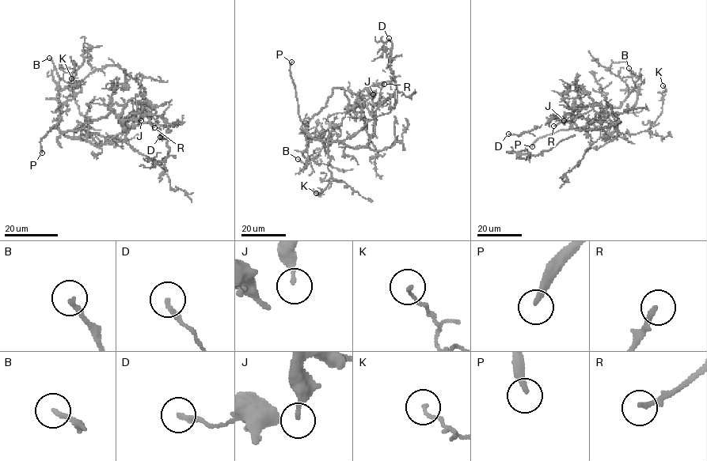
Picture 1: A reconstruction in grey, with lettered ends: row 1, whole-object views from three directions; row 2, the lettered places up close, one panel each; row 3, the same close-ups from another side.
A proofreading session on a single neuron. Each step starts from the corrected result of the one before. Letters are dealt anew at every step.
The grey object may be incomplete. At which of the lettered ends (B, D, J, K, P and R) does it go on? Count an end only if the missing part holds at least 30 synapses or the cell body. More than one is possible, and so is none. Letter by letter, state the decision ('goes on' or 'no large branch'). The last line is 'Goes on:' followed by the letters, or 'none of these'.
B: no large branch
D: no large branch
J: no large branch
K: no large branch
P: goes on
R: no large branch
Goes on: P

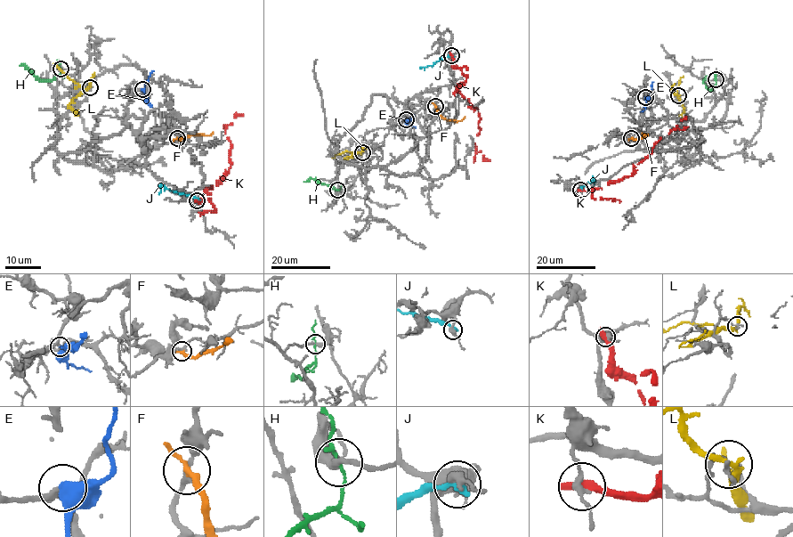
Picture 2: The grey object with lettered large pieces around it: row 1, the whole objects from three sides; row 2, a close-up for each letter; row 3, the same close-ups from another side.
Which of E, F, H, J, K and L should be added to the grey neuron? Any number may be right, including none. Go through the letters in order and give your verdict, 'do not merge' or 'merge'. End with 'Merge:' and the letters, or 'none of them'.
E: merge
F: do not merge
H: do not merge
J: do not merge
K: do not merge
L: do not merge
Merge: E

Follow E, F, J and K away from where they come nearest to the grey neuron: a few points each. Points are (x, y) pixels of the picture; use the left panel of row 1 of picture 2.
E: (142, 89), (154, 70)
F: (177, 138), (206, 135), (213, 132)
J: (198, 199), (161, 184), (159, 195)
K: (197, 200), (211, 198), (206, 190), (221, 183), (229, 169), (230, 146), (225, 126), (242, 114)

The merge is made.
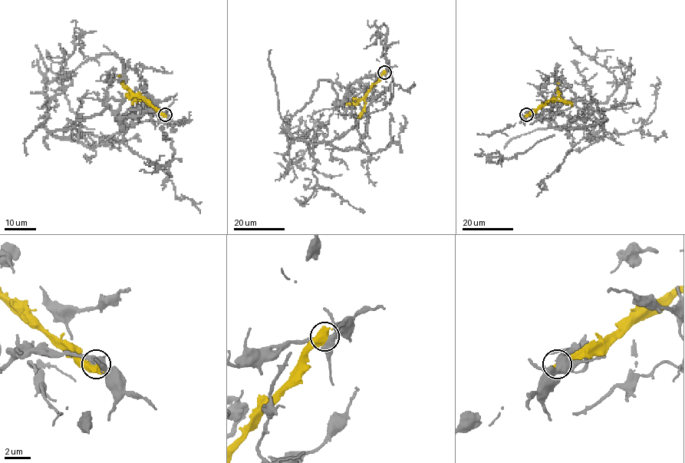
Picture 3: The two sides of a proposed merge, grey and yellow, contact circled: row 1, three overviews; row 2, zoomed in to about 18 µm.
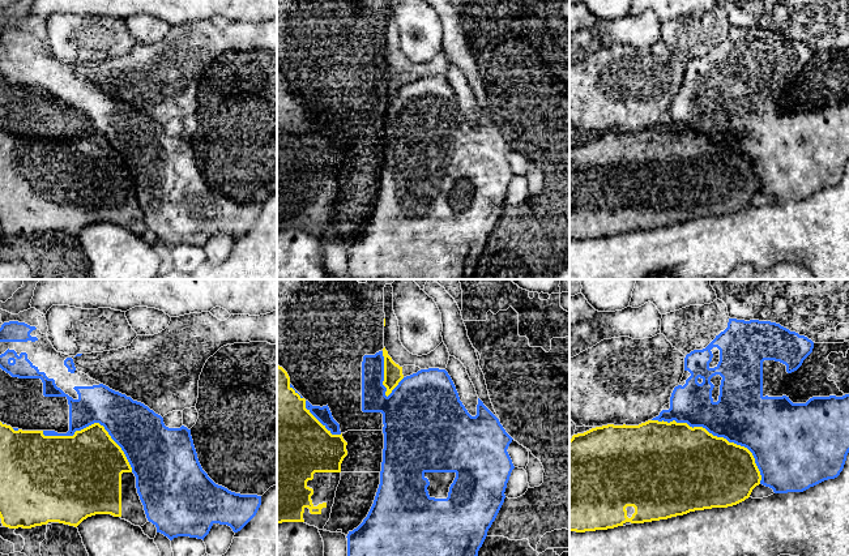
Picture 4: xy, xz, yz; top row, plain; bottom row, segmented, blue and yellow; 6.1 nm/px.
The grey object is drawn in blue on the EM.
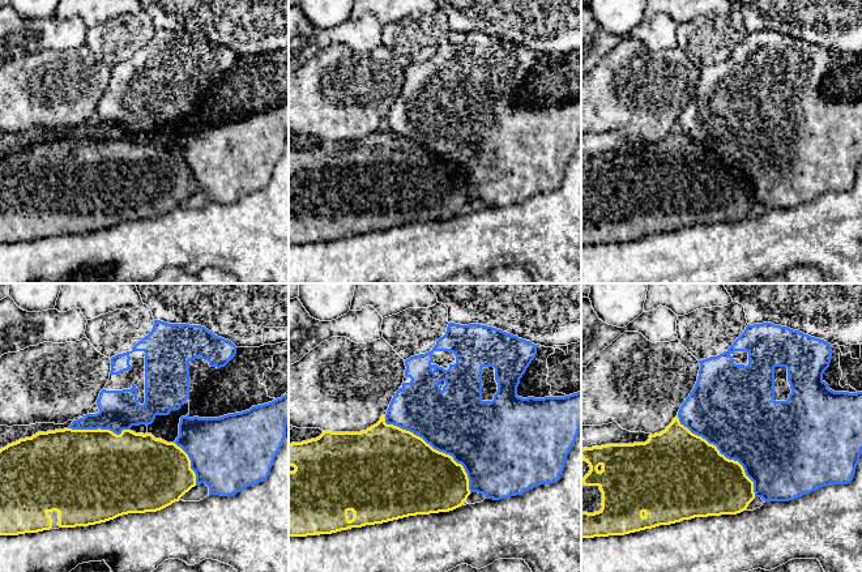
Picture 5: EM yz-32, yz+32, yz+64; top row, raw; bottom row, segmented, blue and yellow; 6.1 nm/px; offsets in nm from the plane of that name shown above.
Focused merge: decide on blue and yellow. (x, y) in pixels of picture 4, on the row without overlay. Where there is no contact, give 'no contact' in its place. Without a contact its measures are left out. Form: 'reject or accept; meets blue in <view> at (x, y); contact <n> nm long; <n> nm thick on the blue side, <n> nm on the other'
reject; meets blue in yz at (717, 144); contact 800 nm long; 360 nm thick on the blue side, 480 nm on the other

